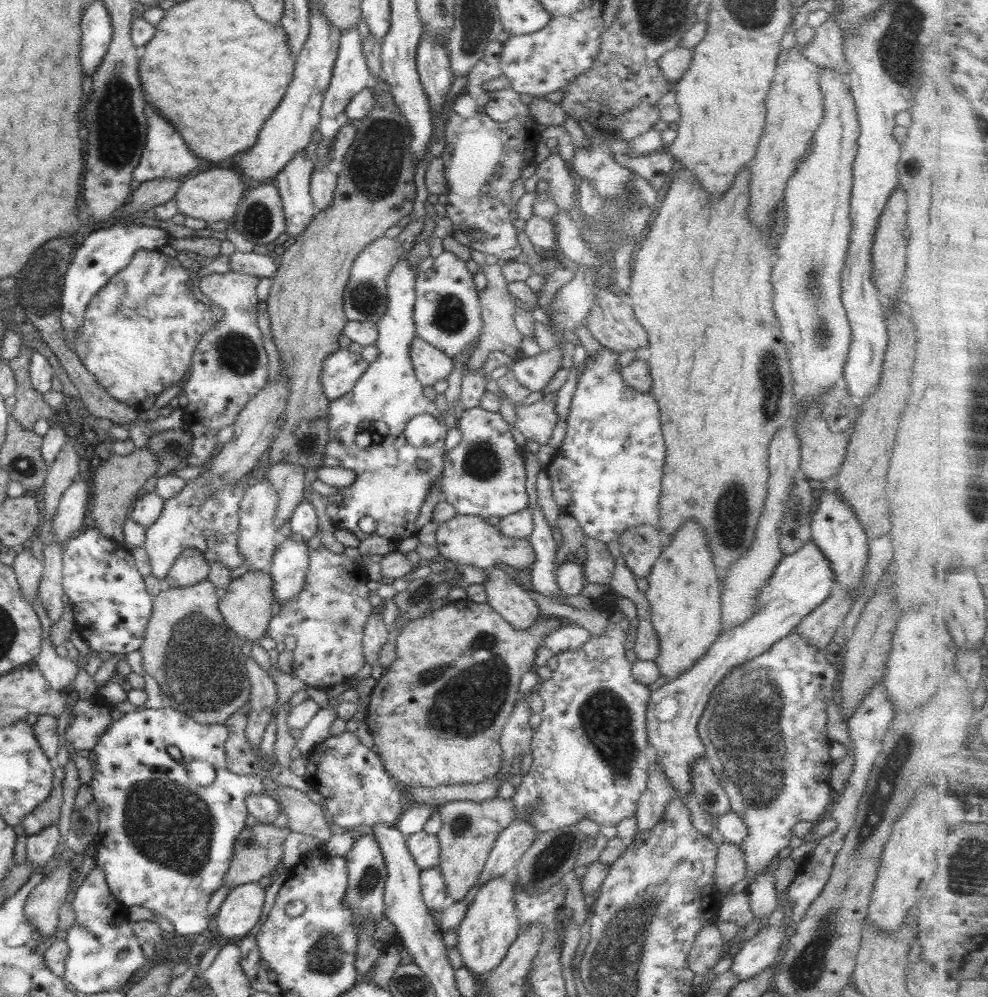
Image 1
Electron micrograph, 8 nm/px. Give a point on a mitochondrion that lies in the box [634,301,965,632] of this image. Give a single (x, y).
(733, 507)

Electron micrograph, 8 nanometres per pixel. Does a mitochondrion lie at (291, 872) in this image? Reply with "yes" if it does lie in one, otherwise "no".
no

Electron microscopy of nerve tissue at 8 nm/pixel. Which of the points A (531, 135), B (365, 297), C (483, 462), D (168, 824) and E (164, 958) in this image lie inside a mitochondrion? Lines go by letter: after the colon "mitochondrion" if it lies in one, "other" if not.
A: other
B: mitochondrion
C: mitochondrion
D: mitochondrion
E: other

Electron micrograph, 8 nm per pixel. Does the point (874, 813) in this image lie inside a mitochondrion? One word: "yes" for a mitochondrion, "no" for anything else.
yes

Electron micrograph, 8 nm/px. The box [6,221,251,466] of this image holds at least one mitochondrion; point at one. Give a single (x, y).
(45, 272)

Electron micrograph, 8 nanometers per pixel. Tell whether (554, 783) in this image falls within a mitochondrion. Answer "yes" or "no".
no

